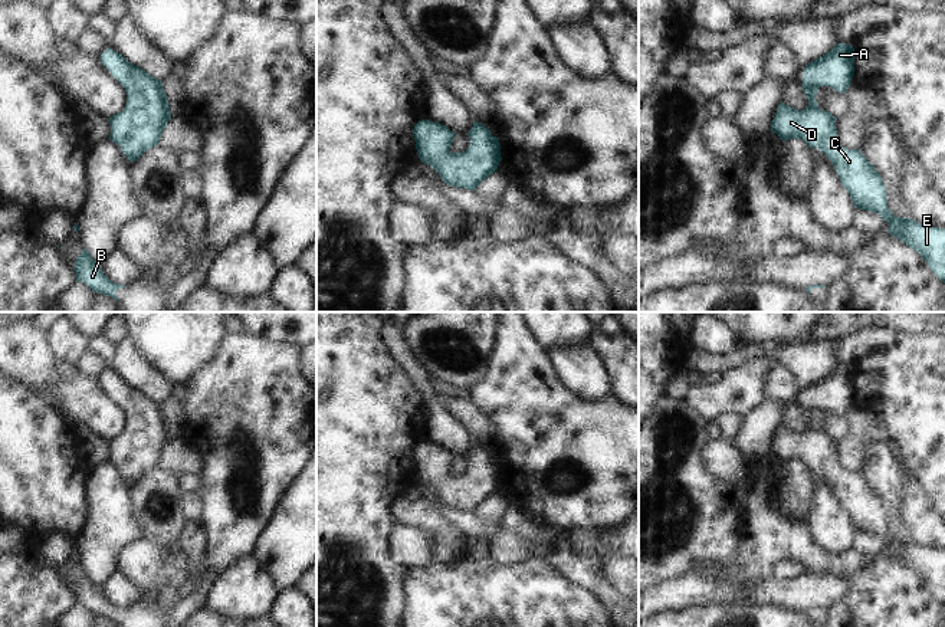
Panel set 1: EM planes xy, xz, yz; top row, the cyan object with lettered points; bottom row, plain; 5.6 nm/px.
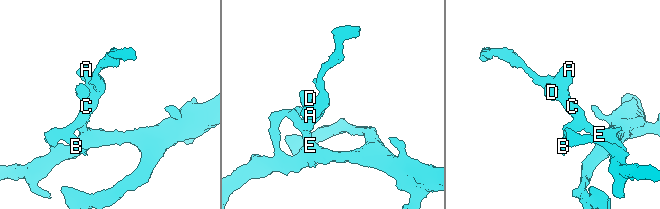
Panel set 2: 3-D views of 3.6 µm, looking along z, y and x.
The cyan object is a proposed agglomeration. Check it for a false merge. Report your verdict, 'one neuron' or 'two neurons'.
one neuron

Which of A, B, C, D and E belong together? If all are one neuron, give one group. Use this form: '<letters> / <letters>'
A B C D E

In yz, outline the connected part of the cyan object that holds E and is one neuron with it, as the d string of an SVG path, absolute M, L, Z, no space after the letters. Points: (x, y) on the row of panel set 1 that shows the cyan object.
M837 43L830 52L804 68L801 86L810 104L803 111L797 111L781 102L771 122L771 131L782 142L797 138L810 148L824 152L833 163L854 207L877 213L883 221L889 223L889 234L916 250L945 283L945 229L895 217L887 209L886 188L880 174L860 150L847 150L837 144L836 118L817 105L816 95L820 86L830 86L844 95L853 76L854 47Z

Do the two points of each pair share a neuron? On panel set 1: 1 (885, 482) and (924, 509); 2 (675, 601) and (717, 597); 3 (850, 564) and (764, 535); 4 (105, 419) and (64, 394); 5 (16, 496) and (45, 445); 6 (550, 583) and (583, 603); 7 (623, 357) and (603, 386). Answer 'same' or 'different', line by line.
1: different
2: same
3: same
4: same
5: same
6: same
7: different

